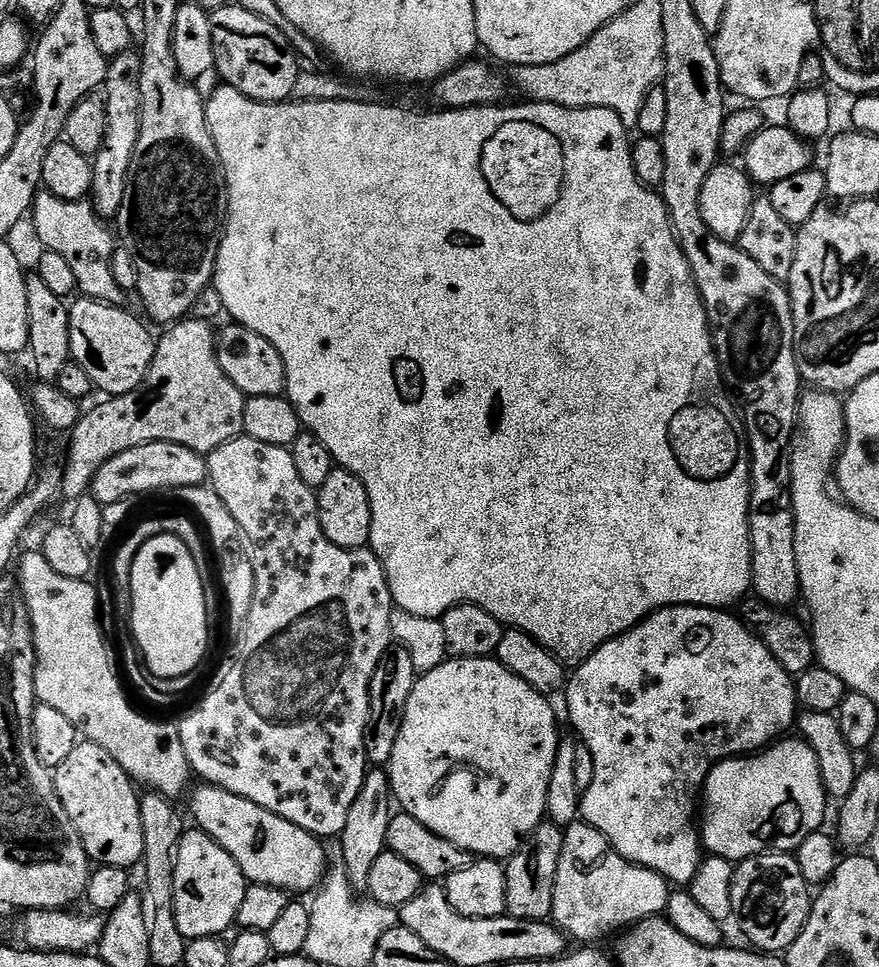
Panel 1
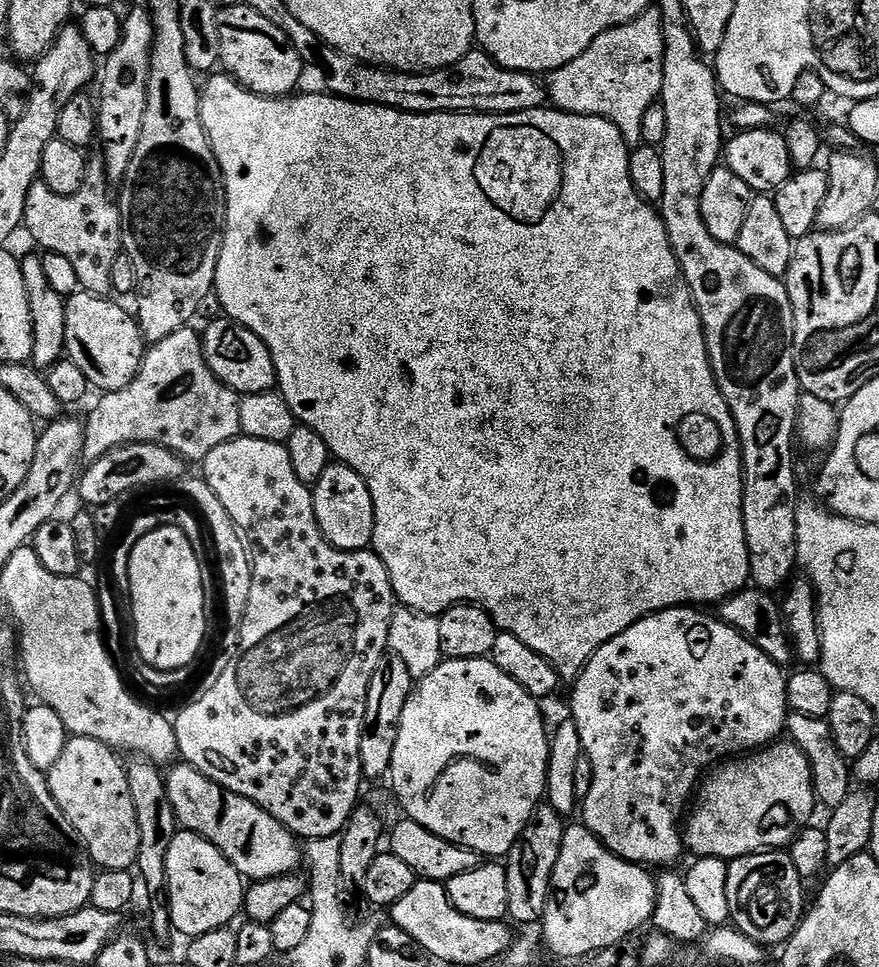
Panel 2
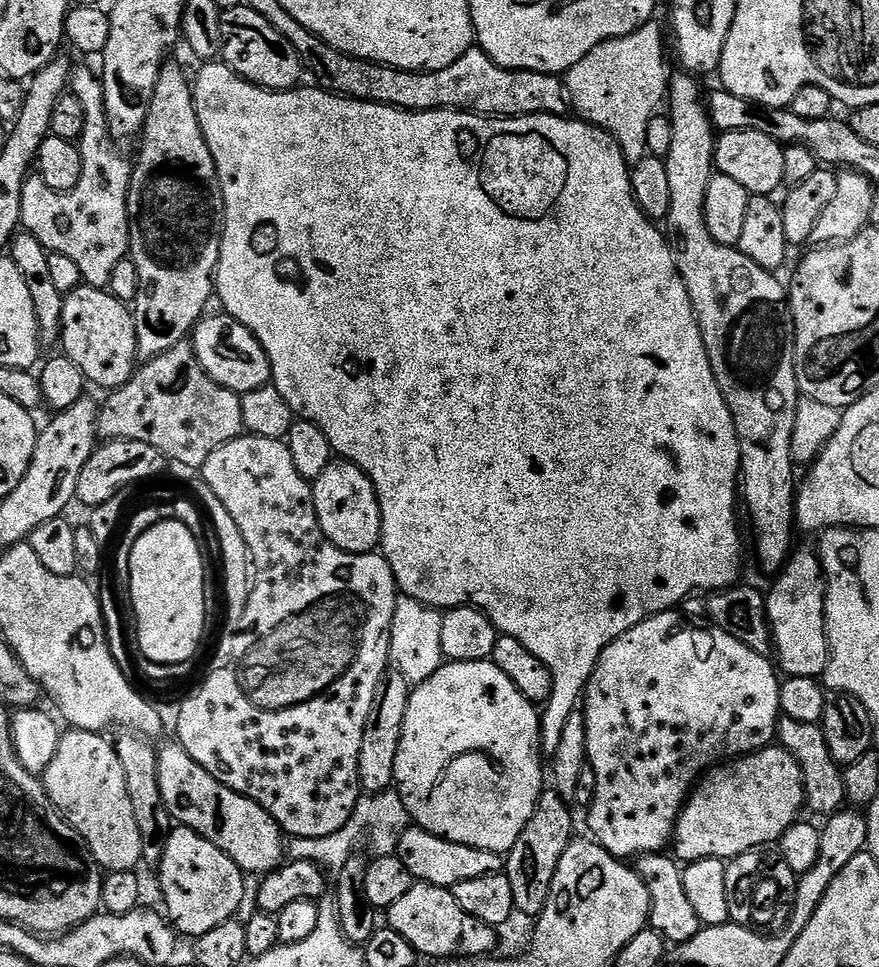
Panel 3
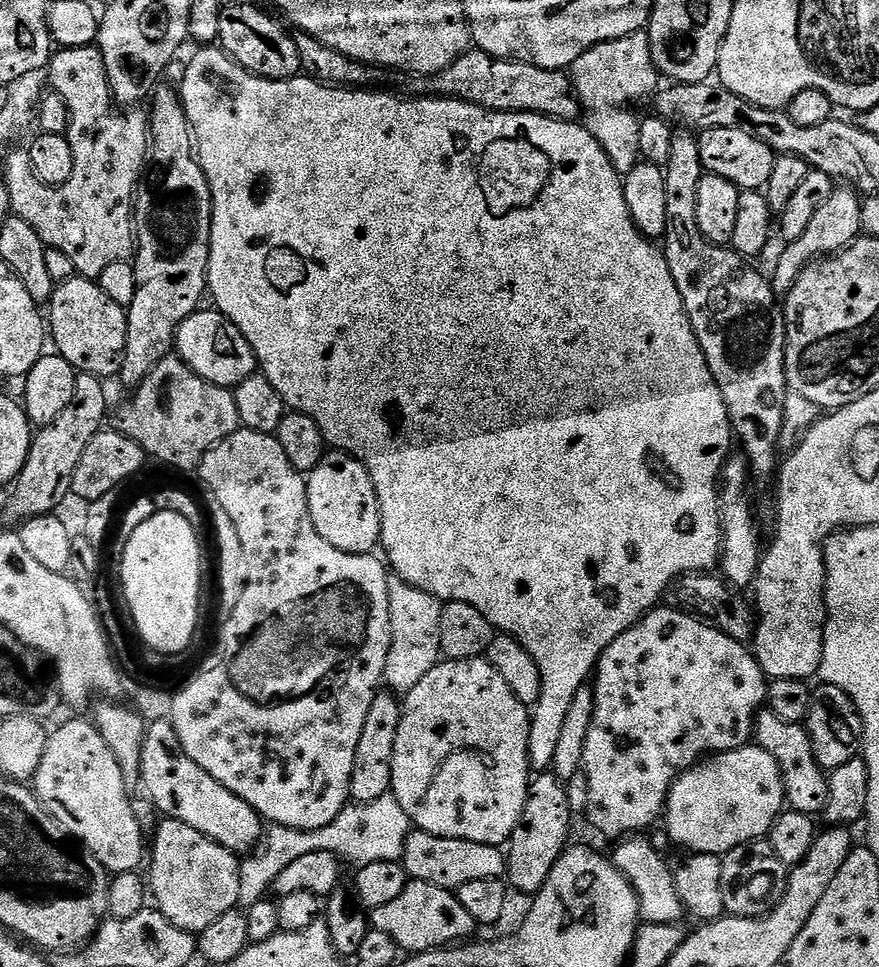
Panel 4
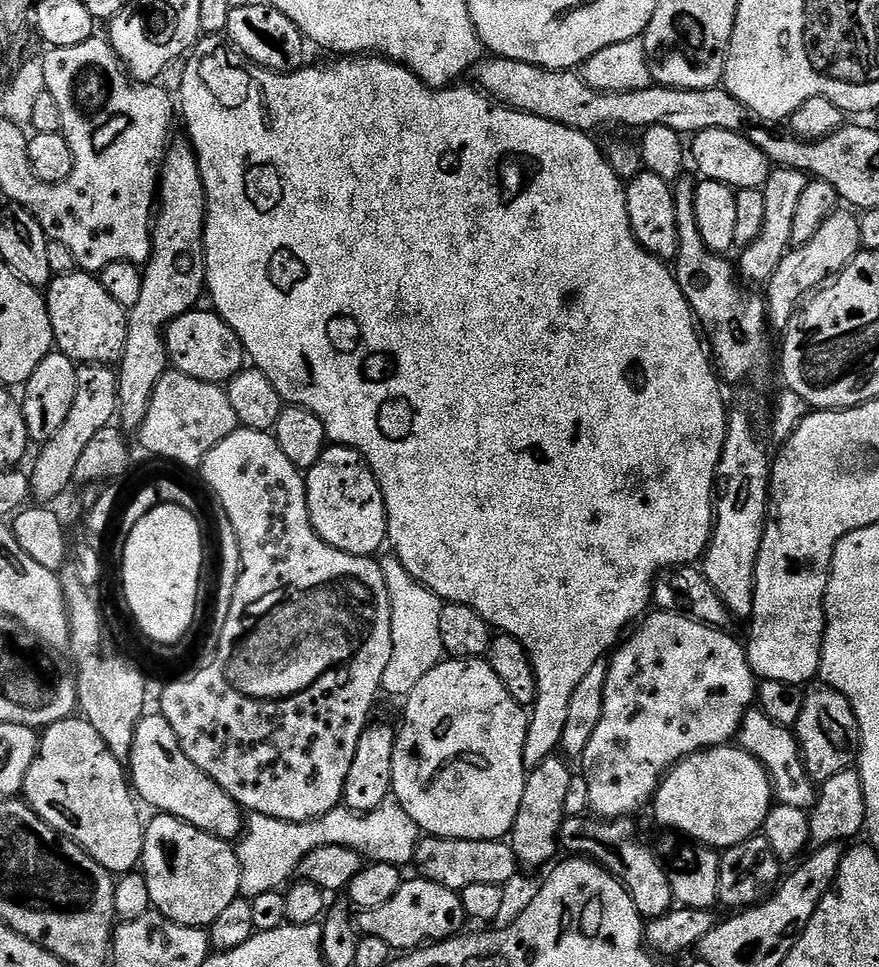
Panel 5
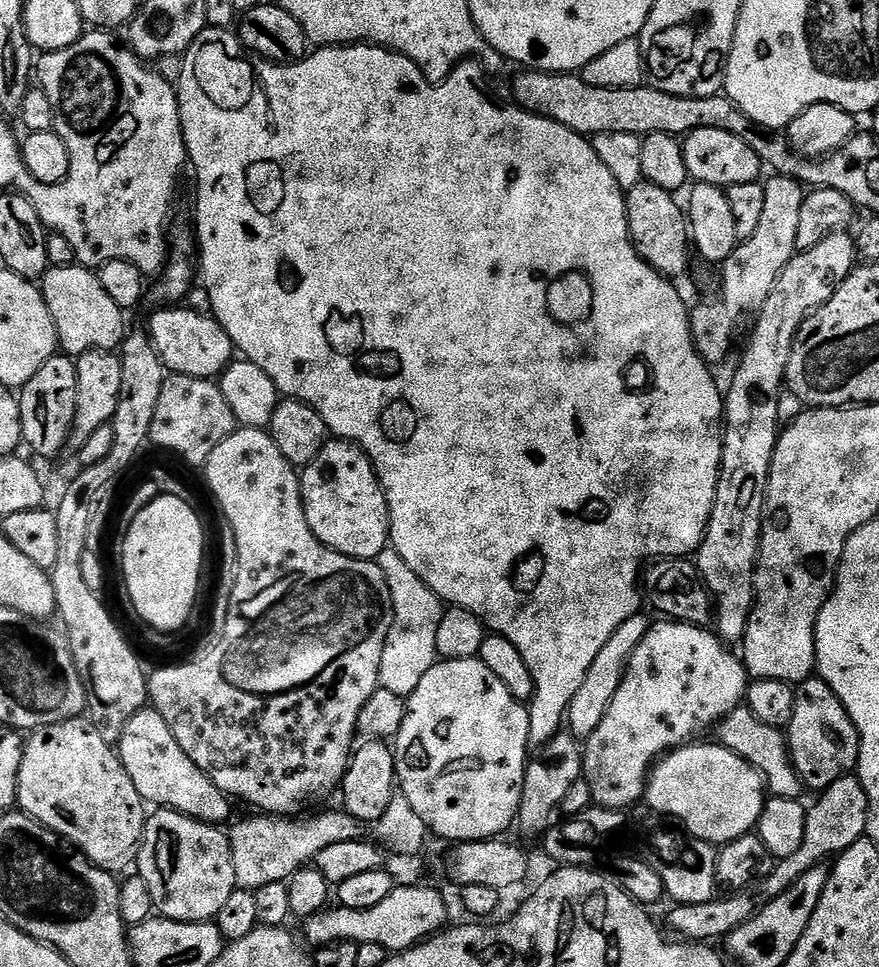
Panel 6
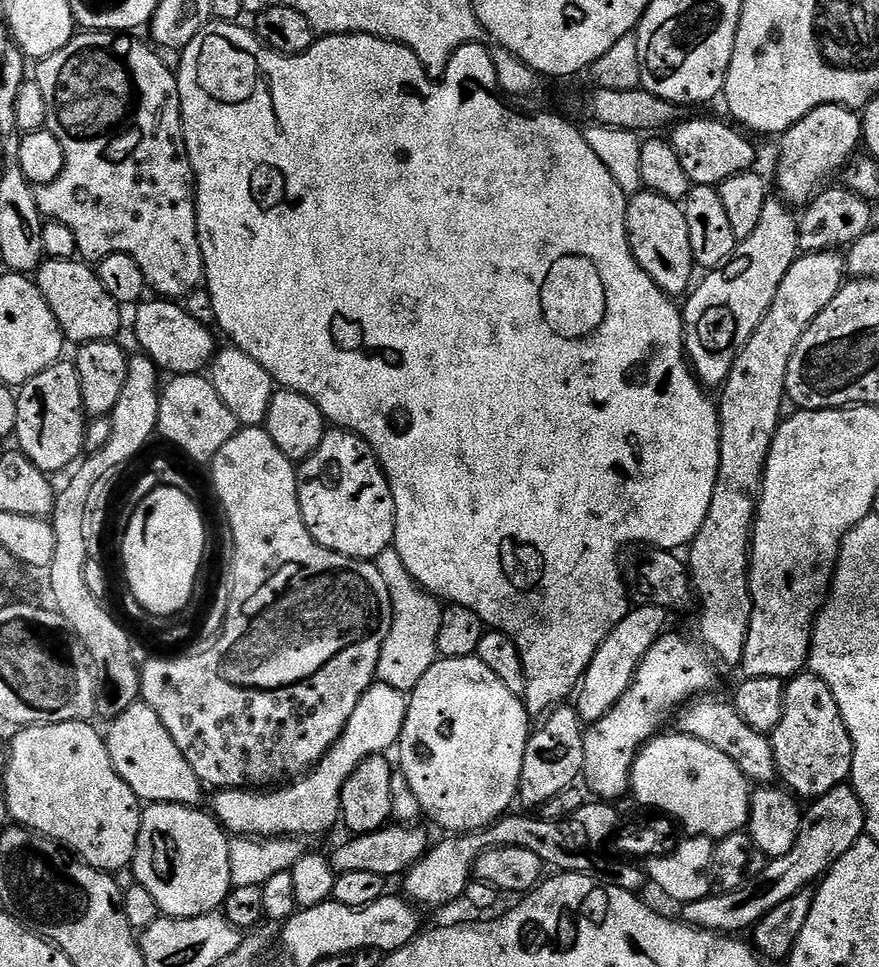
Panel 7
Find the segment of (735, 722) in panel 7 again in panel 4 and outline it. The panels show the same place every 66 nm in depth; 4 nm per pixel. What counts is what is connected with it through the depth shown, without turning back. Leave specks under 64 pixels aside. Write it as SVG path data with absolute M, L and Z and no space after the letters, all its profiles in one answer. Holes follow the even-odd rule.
M762 710L756 716L755 743L766 754L778 762L784 779L784 798L787 807L794 812L801 812L816 818L826 810L826 802L830 798L828 785L829 773L820 765L818 758L814 758L814 746L810 742L810 734L804 724L782 722L778 714L770 710Z

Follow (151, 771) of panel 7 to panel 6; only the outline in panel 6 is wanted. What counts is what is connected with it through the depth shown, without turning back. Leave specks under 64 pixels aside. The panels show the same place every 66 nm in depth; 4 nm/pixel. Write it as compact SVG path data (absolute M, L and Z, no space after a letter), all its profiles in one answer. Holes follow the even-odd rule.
M146 706L126 722L120 735L118 755L126 774L130 774L130 782L134 782L138 794L149 805L156 804L152 806L181 812L183 816L217 826L223 825L223 820L231 814L233 801L218 790L218 786L214 786L211 778L198 770L190 758L186 758L186 750L178 746L178 738L174 738L170 726L166 726L166 718L162 718L155 708Z

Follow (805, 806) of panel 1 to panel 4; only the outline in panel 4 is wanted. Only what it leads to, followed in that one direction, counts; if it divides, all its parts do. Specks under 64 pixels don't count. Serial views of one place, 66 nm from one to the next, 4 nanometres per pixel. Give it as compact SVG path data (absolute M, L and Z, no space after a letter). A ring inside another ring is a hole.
M747 744L738 750L715 753L686 771L668 792L664 823L669 838L686 851L706 856L723 857L740 845L767 837L774 822L785 811L784 779L778 762L766 750Z

